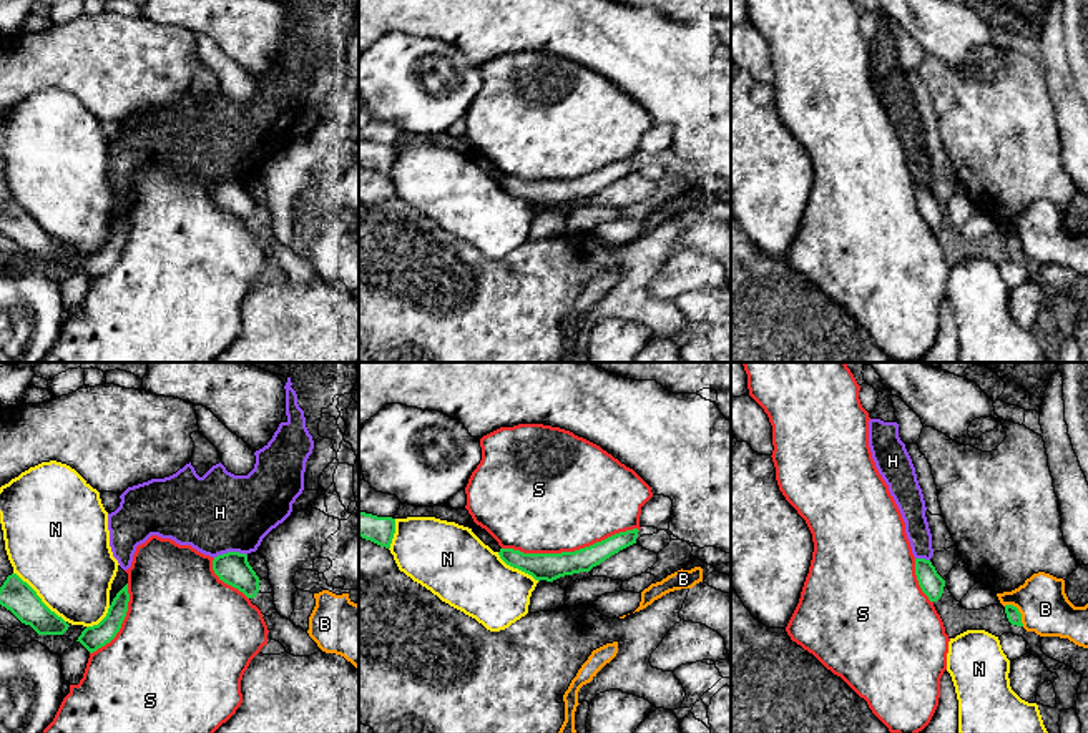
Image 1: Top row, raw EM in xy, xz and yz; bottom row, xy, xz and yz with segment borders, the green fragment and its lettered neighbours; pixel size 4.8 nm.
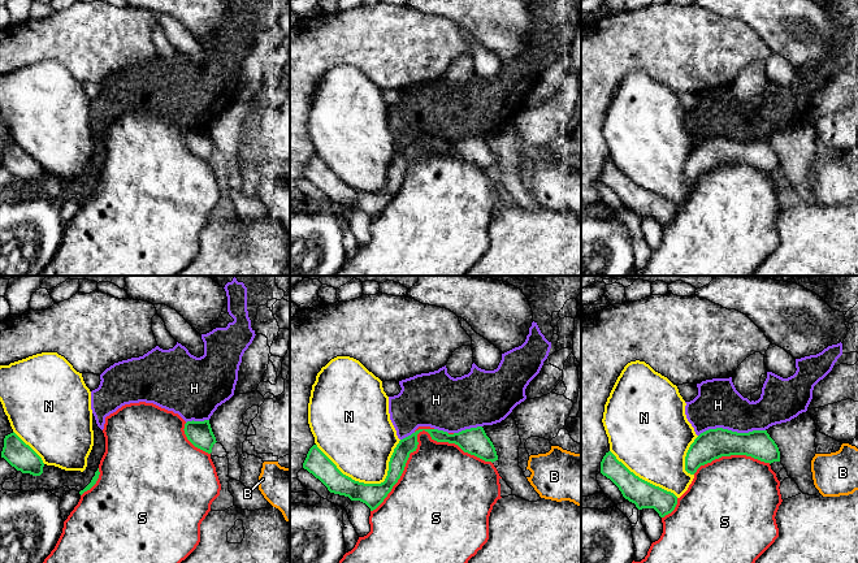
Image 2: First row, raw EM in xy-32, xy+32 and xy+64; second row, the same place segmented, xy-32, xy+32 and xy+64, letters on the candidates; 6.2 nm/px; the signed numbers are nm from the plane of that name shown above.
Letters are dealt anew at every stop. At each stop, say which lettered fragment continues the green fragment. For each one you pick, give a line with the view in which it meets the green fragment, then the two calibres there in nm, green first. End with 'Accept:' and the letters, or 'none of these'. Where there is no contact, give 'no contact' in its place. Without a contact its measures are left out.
H: meets green in xy; 160 nm thick on the green side, 400 nm on the other
Accept: H

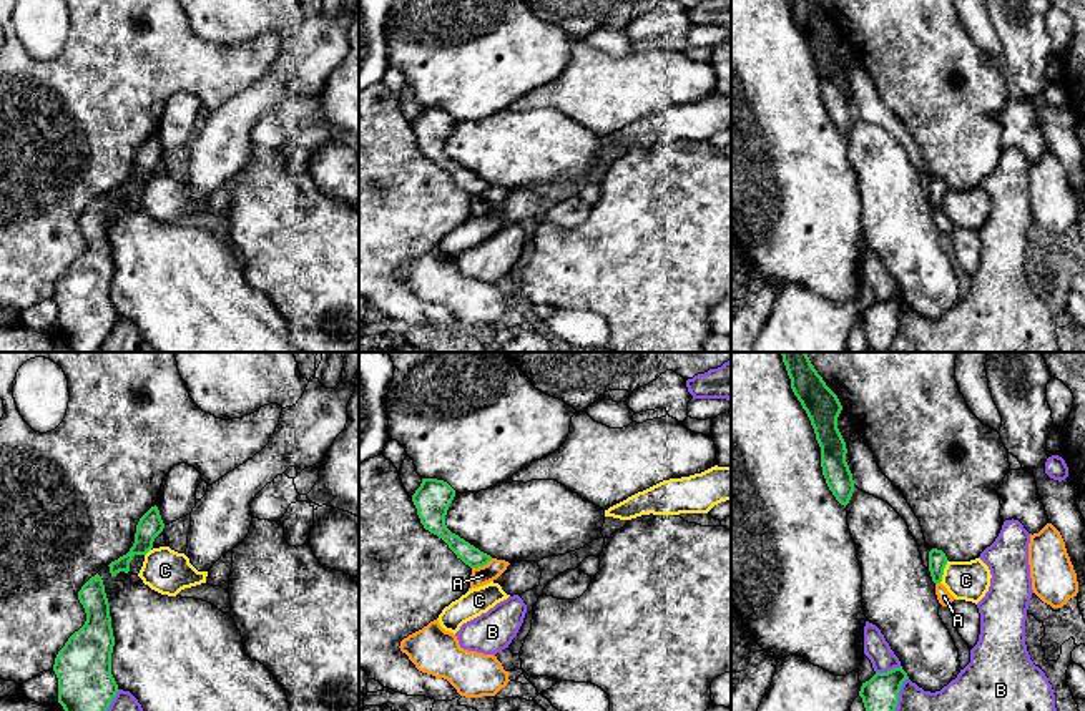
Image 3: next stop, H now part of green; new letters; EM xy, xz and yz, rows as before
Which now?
Accept: none of these

